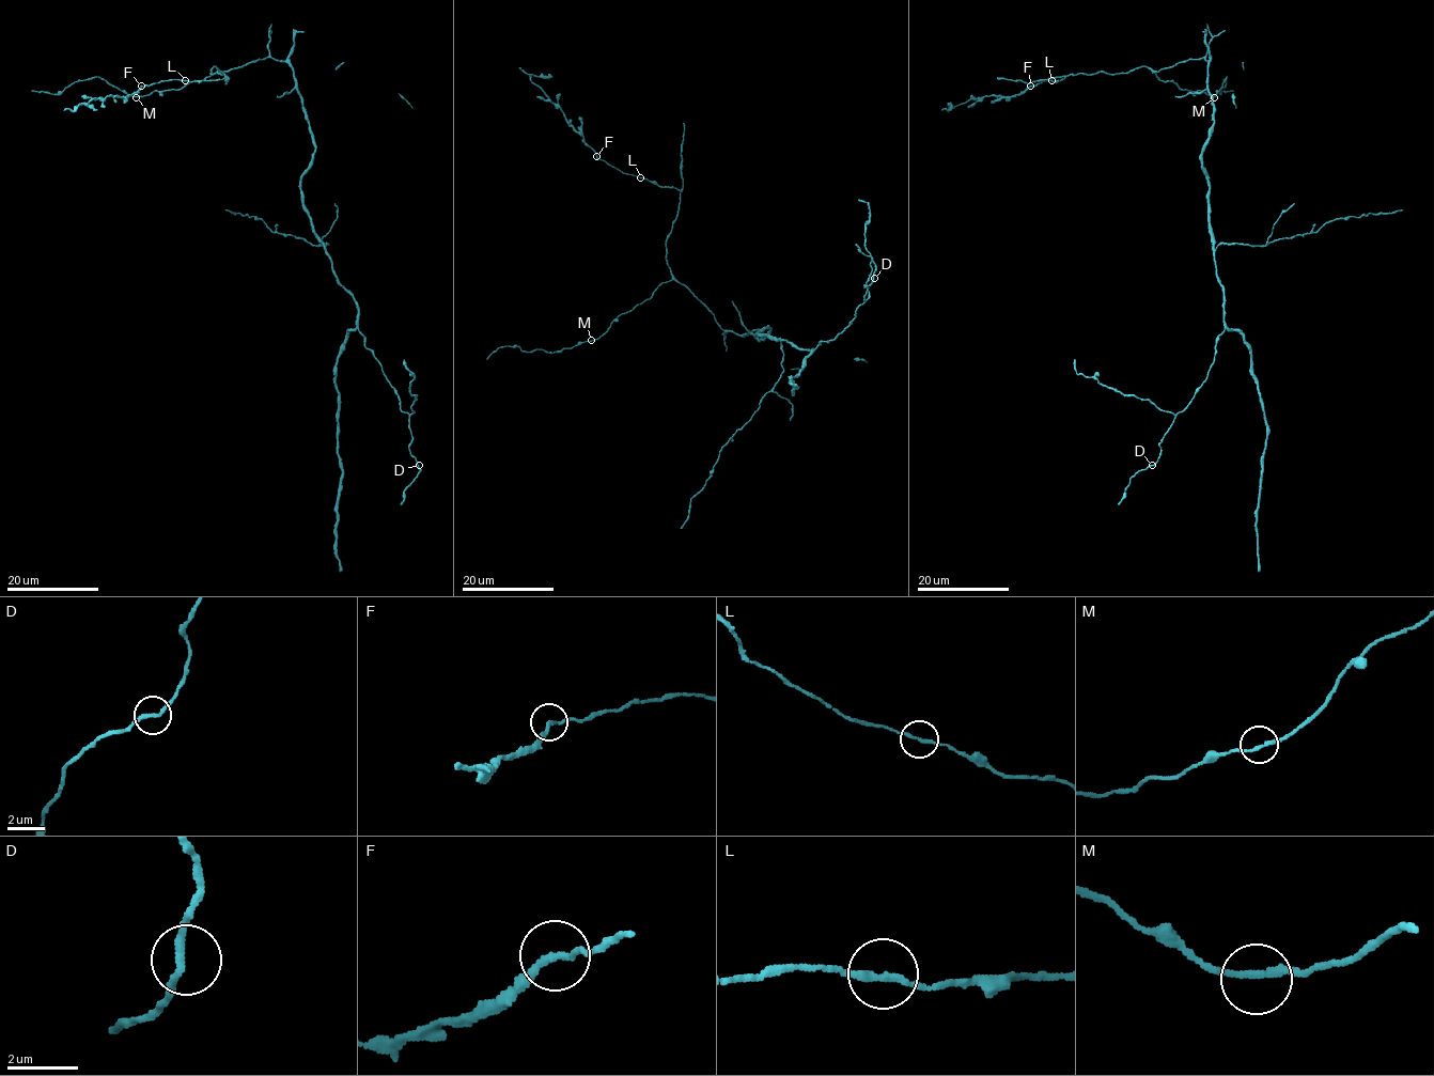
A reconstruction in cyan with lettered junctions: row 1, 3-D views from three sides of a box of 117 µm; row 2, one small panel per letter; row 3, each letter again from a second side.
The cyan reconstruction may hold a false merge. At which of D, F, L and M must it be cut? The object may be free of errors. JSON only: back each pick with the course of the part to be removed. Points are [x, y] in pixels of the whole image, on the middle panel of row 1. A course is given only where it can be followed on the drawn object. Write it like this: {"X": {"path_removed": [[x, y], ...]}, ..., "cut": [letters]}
{"F": {"path_removed": [[596, 156], [561, 109], [530, 79], [532, 75], [552, 76]]}, "cut": ["F"]}

